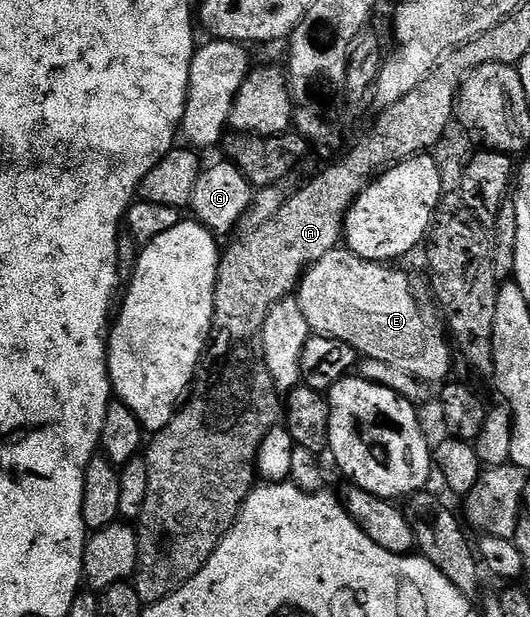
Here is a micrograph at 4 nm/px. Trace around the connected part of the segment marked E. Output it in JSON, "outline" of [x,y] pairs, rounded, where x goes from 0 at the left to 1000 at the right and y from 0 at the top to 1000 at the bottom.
{"outline":[[[653,404],[613,410],[613,417],[606,417],[606,423],[579,434],[579,441],[564,454],[560,483],[568,494],[568,507],[575,507],[575,520],[583,520],[592,541],[651,553],[651,559],[658,559],[683,580],[747,595],[758,605],[775,606],[792,621],[834,622],[851,601],[851,569],[855,575],[845,538],[826,515],[821,519],[791,493],[774,449],[760,439],[743,439],[742,434],[738,429],[700,426]]]}

